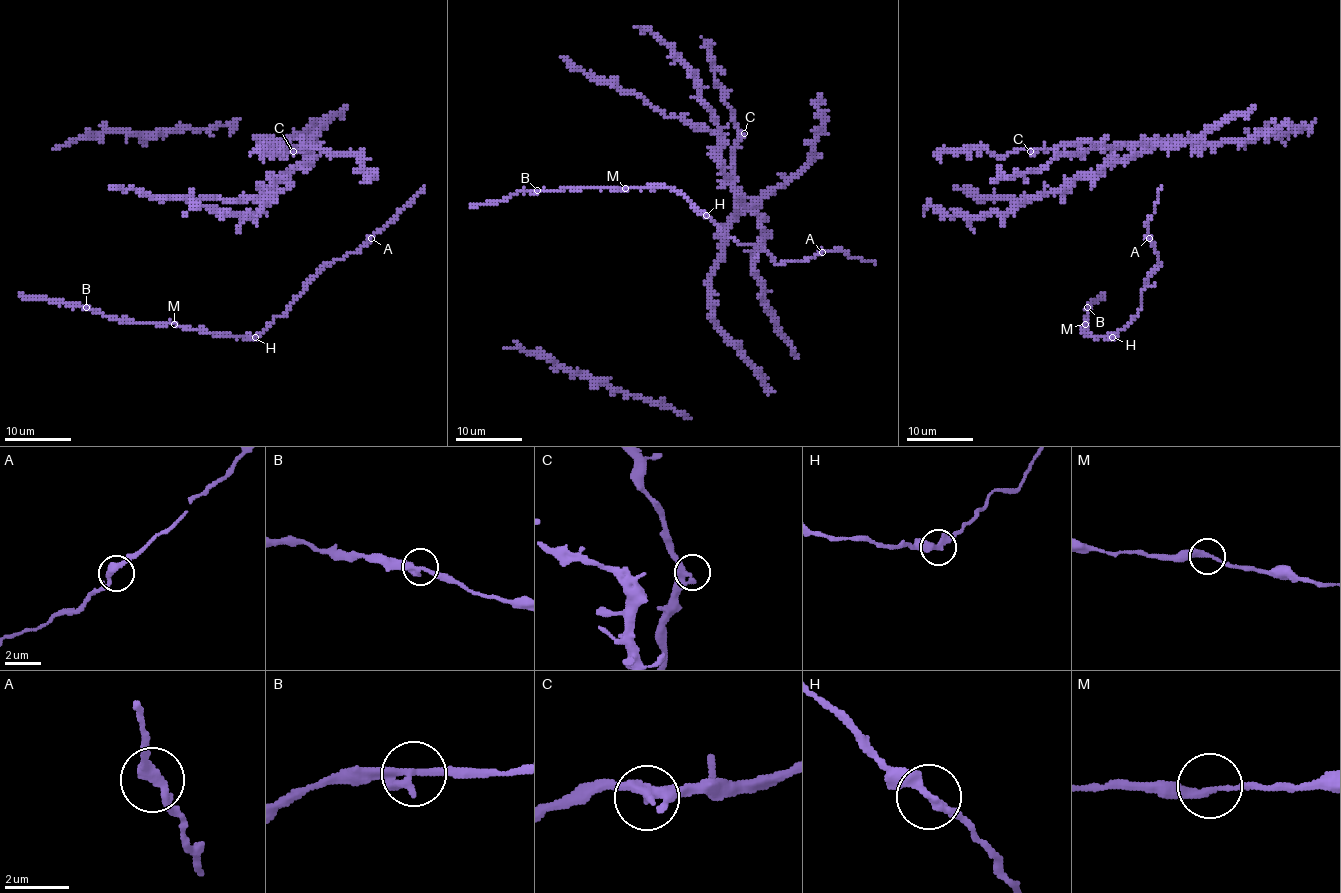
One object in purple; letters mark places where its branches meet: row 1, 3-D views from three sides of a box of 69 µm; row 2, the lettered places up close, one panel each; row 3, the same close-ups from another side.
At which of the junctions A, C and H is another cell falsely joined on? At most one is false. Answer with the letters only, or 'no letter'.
no letter

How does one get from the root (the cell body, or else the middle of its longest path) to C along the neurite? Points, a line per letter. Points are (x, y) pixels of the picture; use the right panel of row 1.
C: (1125, 166), (1120, 161), (1104, 165), (1110, 150), (1089, 141), (1030, 151)

